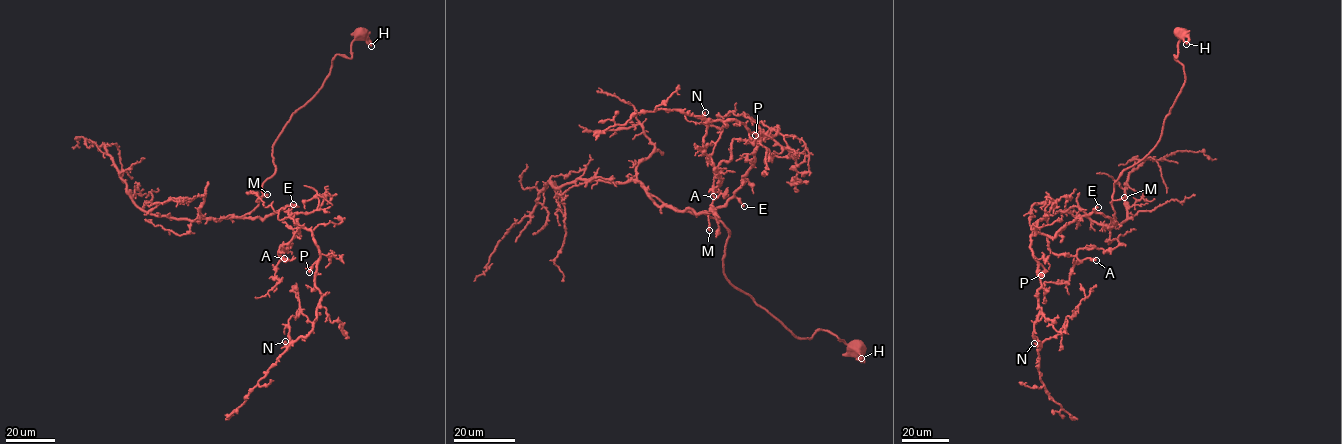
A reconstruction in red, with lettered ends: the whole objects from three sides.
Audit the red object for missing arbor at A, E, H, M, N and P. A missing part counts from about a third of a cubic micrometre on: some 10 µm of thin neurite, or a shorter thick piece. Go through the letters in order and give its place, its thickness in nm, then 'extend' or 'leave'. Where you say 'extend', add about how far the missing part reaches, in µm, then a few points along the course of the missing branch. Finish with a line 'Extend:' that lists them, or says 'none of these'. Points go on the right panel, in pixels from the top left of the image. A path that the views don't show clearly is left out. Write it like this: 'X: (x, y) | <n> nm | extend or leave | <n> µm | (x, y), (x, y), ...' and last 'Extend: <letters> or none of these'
A: (1096, 260) | 480 nm | leave
E: (1098, 207) | 240 nm | leave
H: (1186, 44) | 380 nm | leave
M: (1124, 197) | 360 nm | leave
N: (1034, 343) | 180 nm | leave
P: (1041, 275) | 260 nm | leave
Extend: none of these

